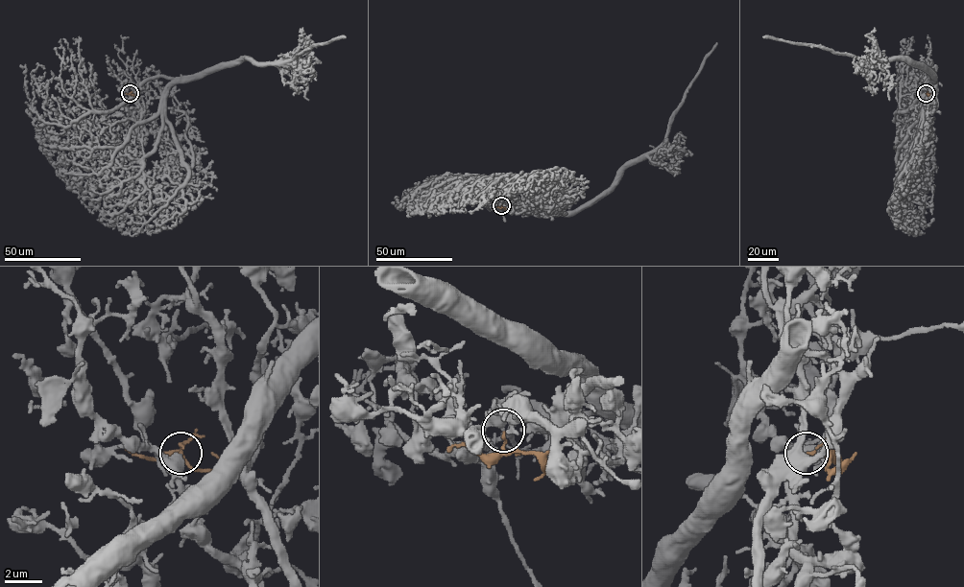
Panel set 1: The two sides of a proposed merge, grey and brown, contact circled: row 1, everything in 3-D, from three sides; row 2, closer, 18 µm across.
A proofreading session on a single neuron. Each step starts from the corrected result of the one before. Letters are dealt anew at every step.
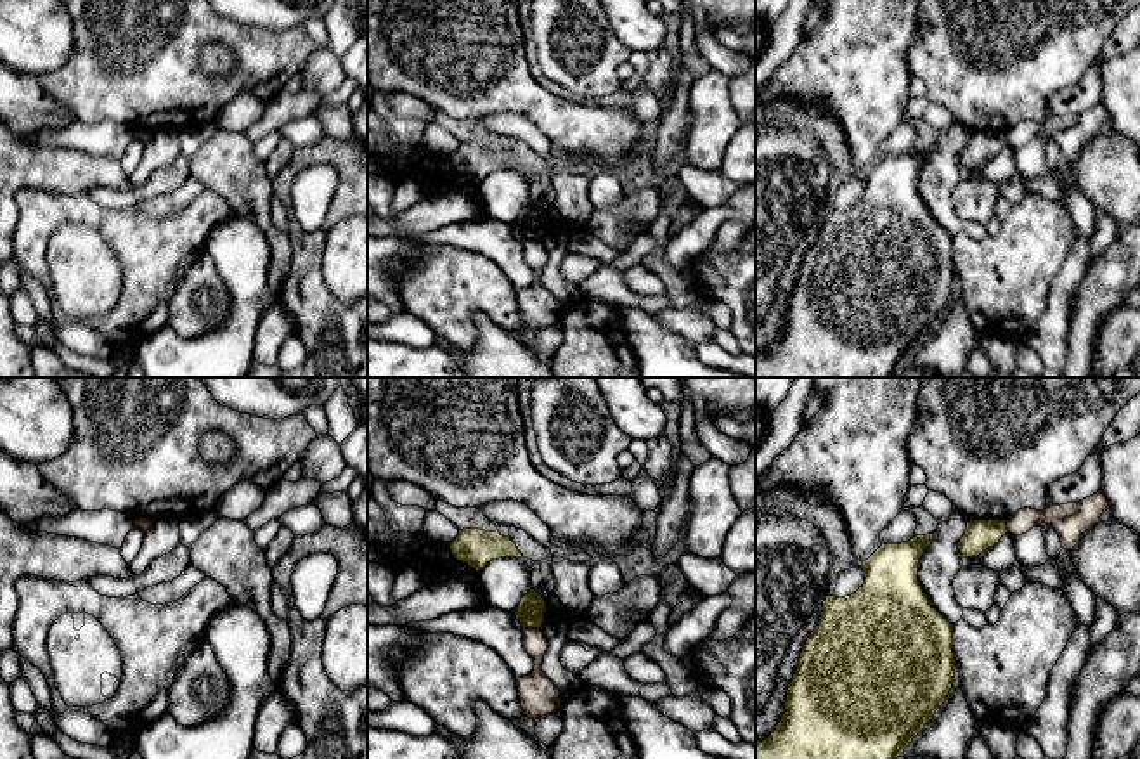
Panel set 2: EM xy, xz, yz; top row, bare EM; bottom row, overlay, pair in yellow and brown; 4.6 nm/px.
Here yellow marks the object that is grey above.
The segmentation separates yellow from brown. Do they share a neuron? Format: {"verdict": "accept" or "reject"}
{"verdict": "reject"}

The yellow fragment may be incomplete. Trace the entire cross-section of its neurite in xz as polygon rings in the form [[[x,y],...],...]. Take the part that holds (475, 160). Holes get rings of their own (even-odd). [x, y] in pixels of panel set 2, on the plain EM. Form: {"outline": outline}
{"outline": [[[473,139],[459,142],[459,147],[450,156],[450,163],[457,173],[466,175],[476,184],[492,172],[523,170],[516,156],[499,142],[485,144]]]}

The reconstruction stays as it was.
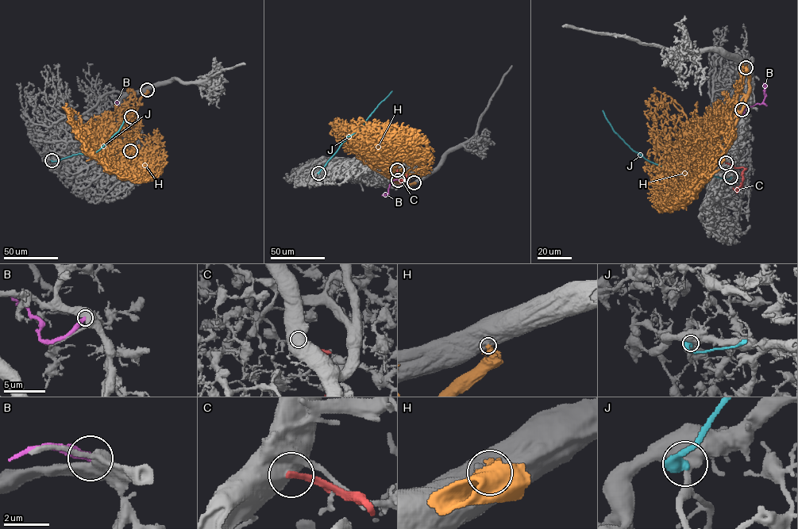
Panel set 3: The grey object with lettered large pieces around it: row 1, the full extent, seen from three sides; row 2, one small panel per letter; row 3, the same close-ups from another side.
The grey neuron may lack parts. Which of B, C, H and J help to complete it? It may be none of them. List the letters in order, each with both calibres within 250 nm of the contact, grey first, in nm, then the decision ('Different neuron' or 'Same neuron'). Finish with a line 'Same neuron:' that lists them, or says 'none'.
B: Thickness 600 nm (grey) against 360 nm. Different neuron
C: Thickness 550 nm (grey) against 260 nm. Different neuron
H: Thickness 500 nm (grey) against 440 nm. Different neuron
J: Thickness 500 nm (grey) against 600 nm. Different neuron
Same neuron: none

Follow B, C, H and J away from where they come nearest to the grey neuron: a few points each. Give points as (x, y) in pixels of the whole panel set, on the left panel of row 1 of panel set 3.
B: (131, 116), (125, 120), (119, 109), (117, 100)
C: (130, 151), (134, 153), (135, 165), (143, 168)
H: (147, 90), (139, 103), (136, 127), (125, 139), (125, 174), (118, 178), (117, 174), (131, 181)
J: (52, 160), (79, 153), (95, 152), (118, 131), (125, 117)

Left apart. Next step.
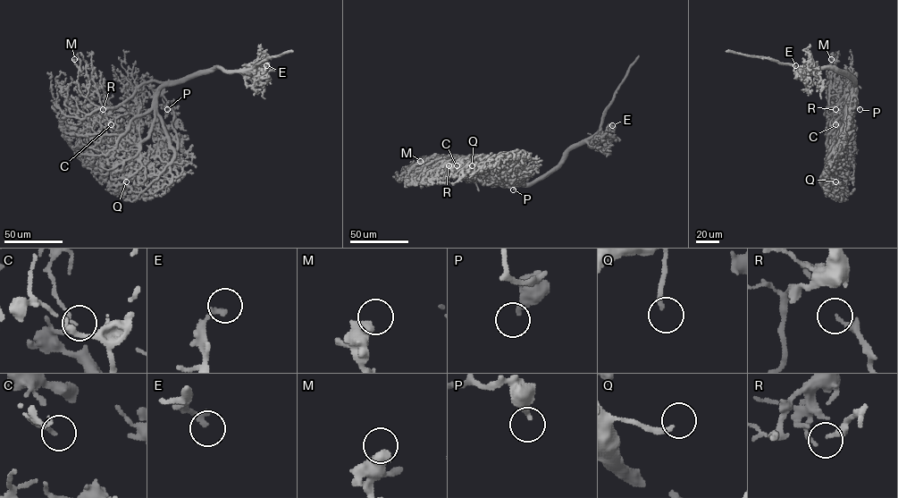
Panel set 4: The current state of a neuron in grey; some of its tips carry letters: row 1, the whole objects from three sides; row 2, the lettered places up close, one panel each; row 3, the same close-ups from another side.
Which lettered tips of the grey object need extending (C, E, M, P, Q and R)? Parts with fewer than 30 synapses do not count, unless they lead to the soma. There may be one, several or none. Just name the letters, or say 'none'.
M, Q, R

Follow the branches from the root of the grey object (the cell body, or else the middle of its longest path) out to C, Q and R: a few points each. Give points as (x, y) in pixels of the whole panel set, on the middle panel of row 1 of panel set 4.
C: (529, 184), (490, 182), (458, 163), (450, 163), (454, 160), (457, 165)
Q: (529, 184), (507, 184), (486, 163), (486, 156), (477, 156), (472, 165)
R: (529, 184), (490, 182), (458, 163), (452, 163), (448, 165)

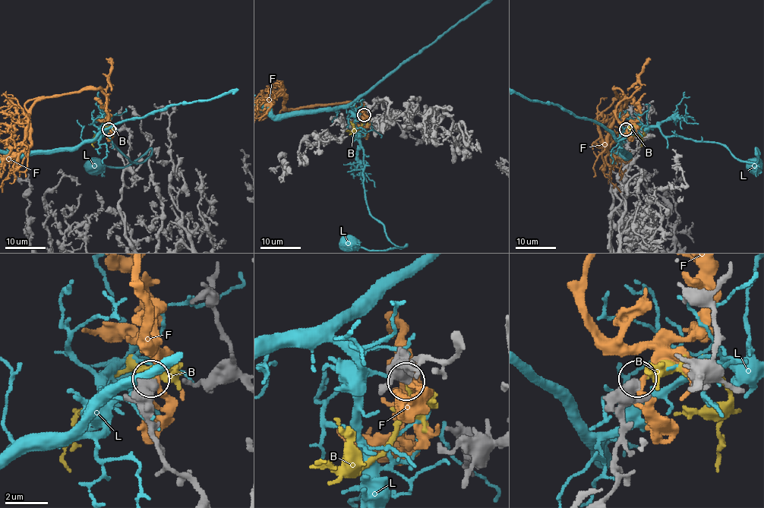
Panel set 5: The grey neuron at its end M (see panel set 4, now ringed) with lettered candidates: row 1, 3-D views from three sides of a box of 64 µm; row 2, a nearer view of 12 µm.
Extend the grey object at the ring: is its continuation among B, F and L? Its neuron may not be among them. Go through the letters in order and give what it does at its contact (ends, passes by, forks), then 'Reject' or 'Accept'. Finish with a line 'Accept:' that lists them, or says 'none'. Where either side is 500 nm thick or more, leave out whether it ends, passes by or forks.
B: Accept
F: It ends there. Reject
L: Reject
Accept: B

